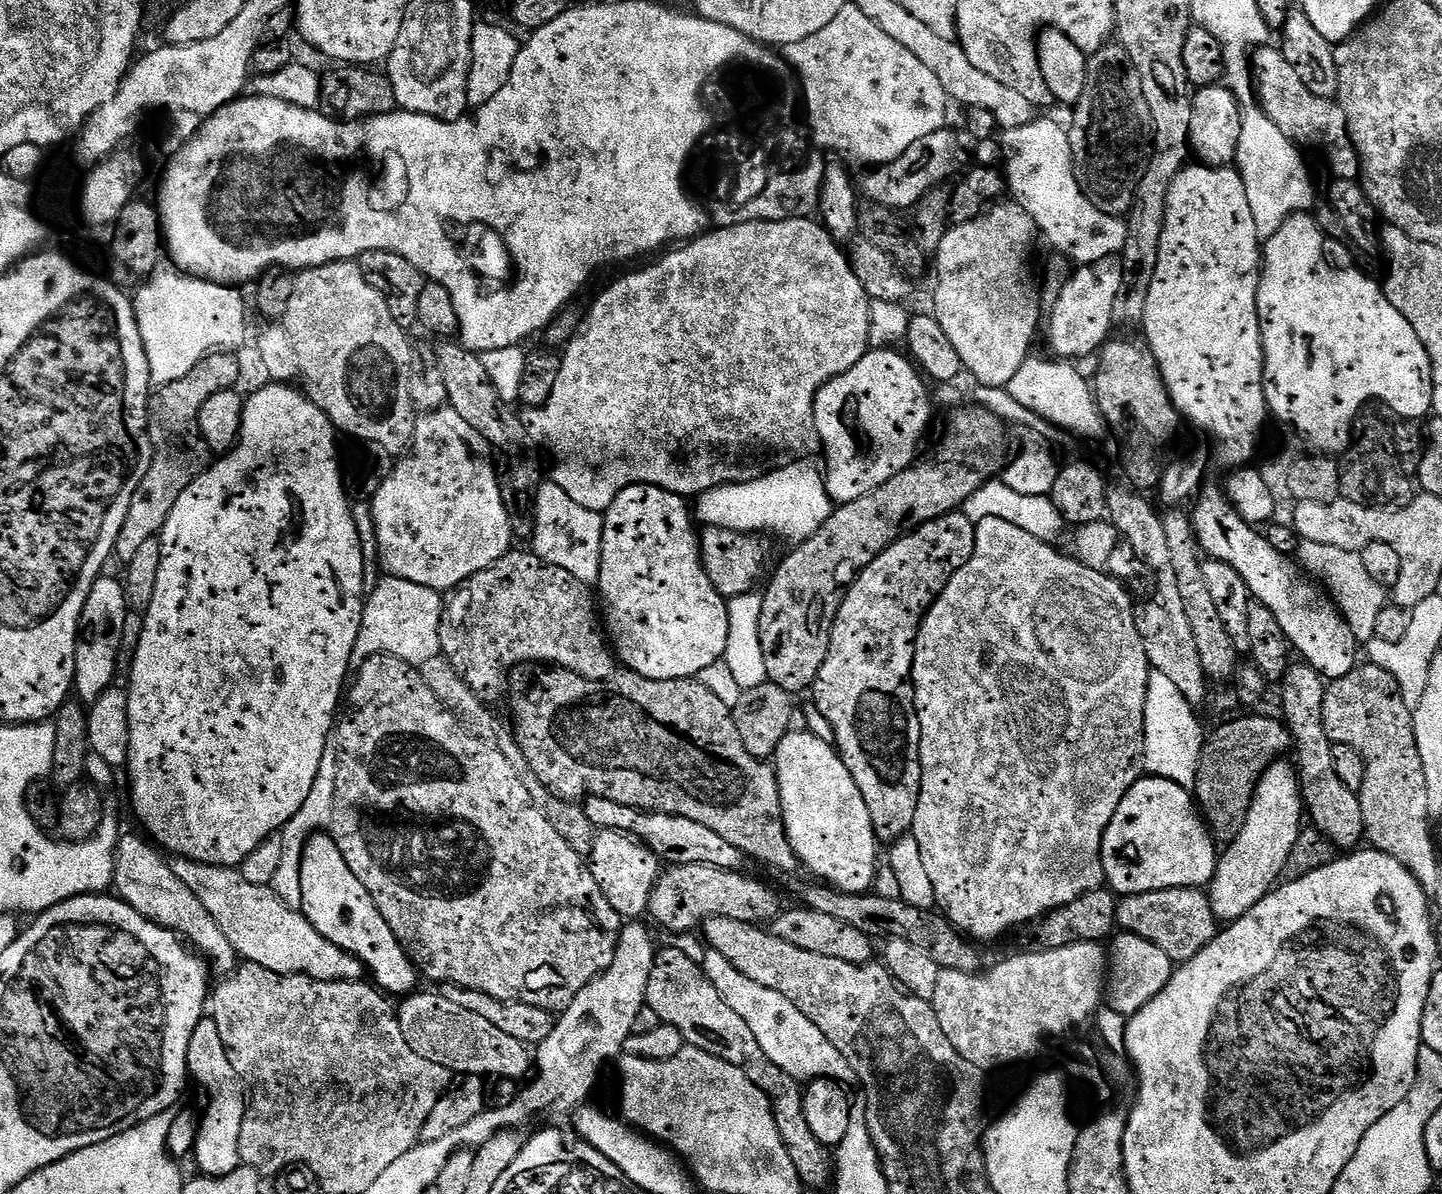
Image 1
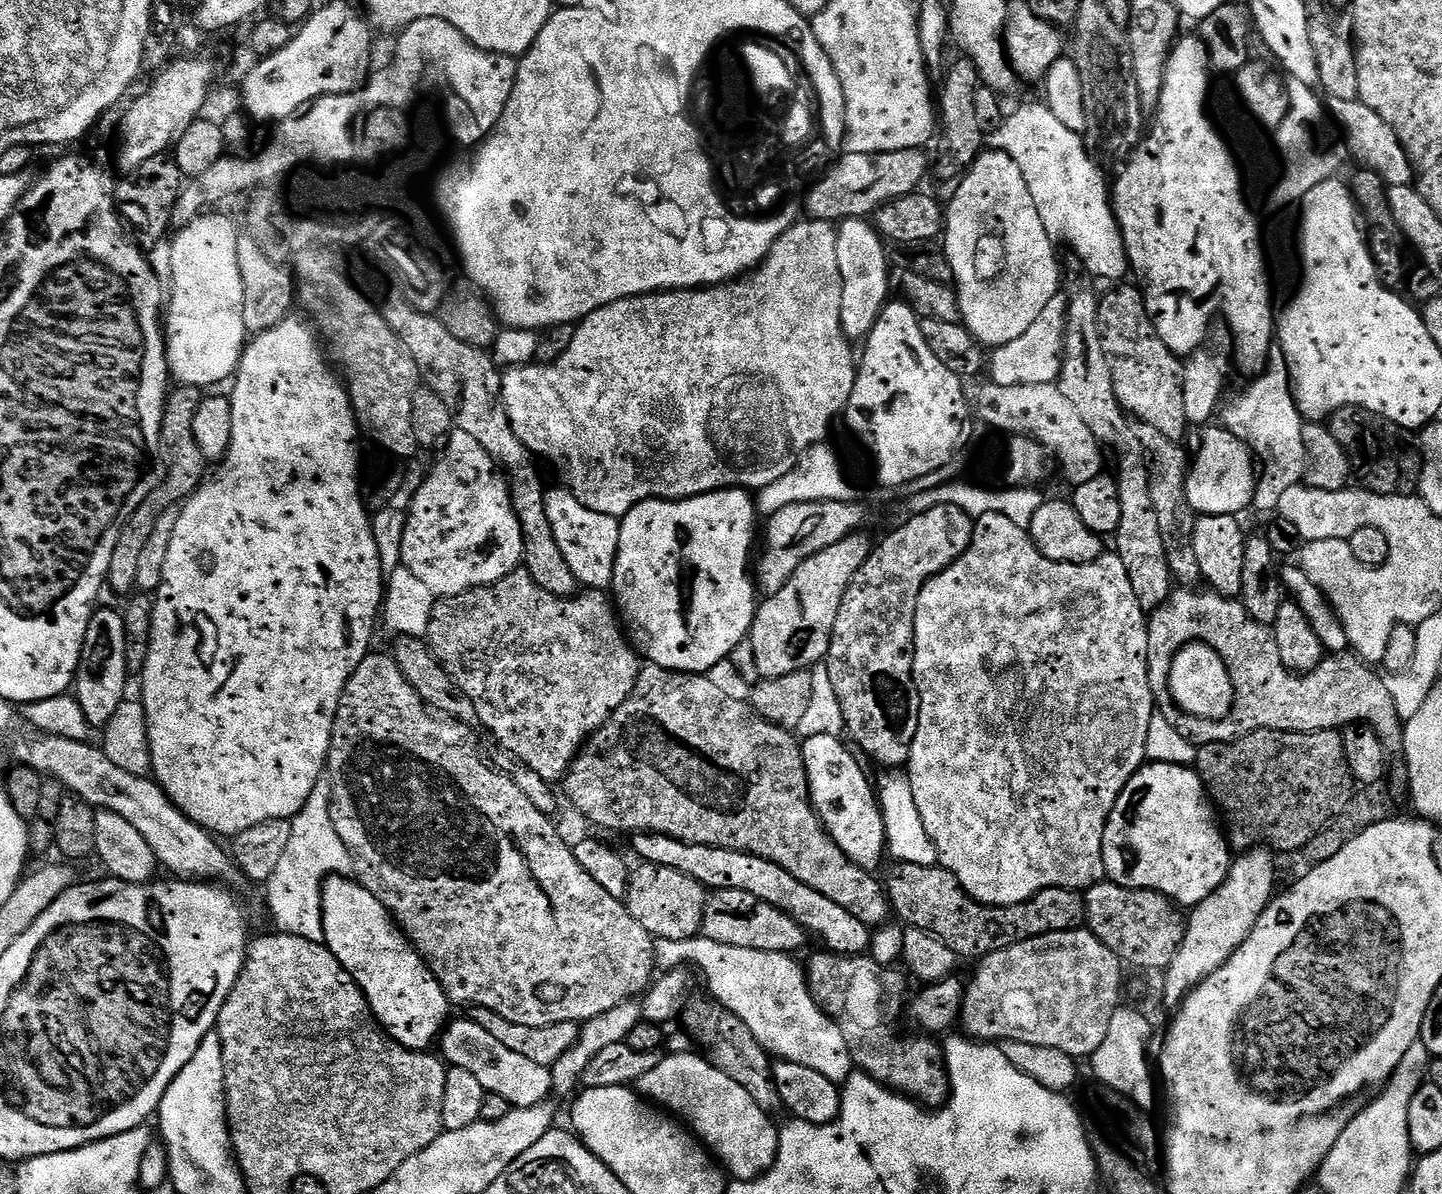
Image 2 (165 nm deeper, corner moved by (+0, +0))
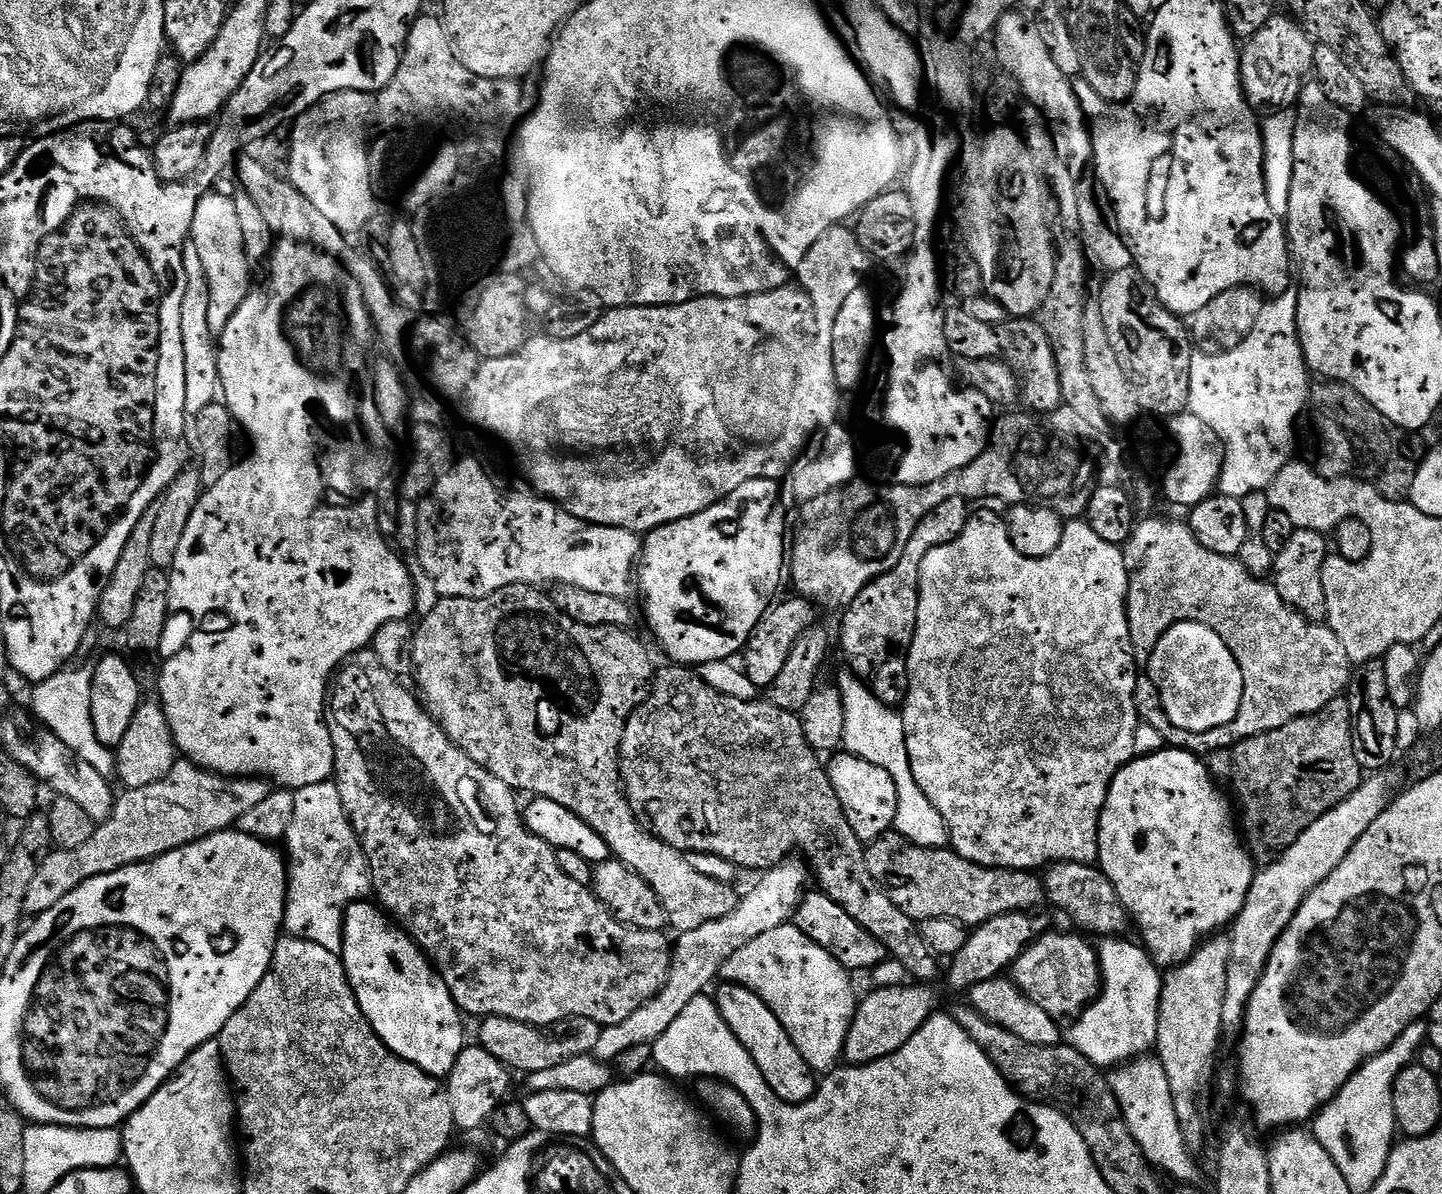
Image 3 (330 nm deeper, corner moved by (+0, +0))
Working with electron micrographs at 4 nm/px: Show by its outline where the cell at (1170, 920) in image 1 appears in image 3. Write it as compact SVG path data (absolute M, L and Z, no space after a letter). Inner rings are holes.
M1057 864L1047 873L1047 897L1064 908L1064 912L1085 933L1093 932L1096 938L1116 938L1130 928L1130 917L1118 898L1110 878L1099 867L1090 864Z

